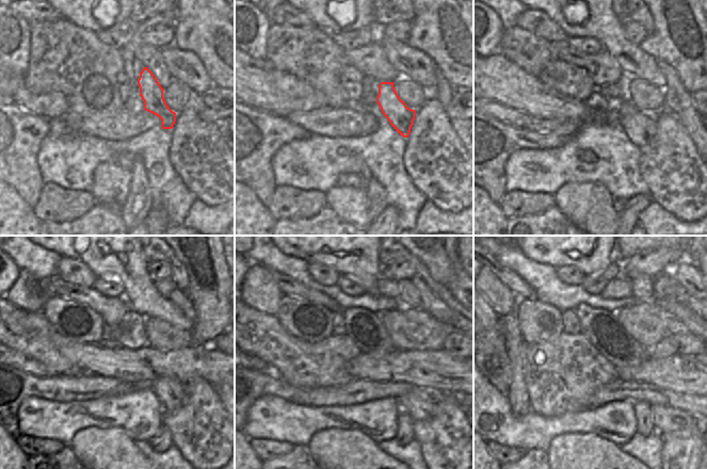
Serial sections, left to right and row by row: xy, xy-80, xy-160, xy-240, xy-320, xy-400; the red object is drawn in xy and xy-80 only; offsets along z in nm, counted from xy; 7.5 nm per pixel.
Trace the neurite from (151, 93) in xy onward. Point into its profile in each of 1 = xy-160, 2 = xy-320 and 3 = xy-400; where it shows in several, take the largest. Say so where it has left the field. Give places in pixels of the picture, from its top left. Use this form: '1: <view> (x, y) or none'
1: xy-160 (640, 127)
2: xy-320 (419, 403)
3: xy-400 (667, 419)

